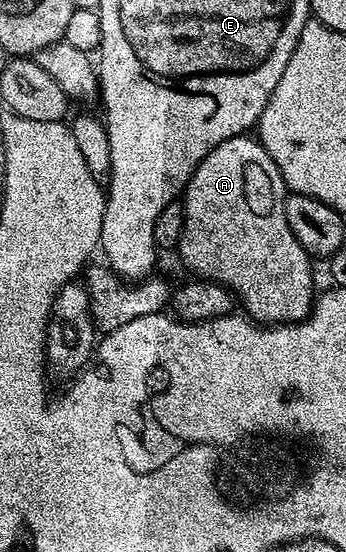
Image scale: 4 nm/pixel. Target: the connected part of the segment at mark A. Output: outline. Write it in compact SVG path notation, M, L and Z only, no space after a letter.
M246 134L219 142L199 162L183 193L185 217L179 245L181 260L194 277L222 284L243 307L244 315L258 324L296 324L313 311L313 268L309 253L299 246L285 217L287 189L279 174L279 166L267 154L260 140Z

